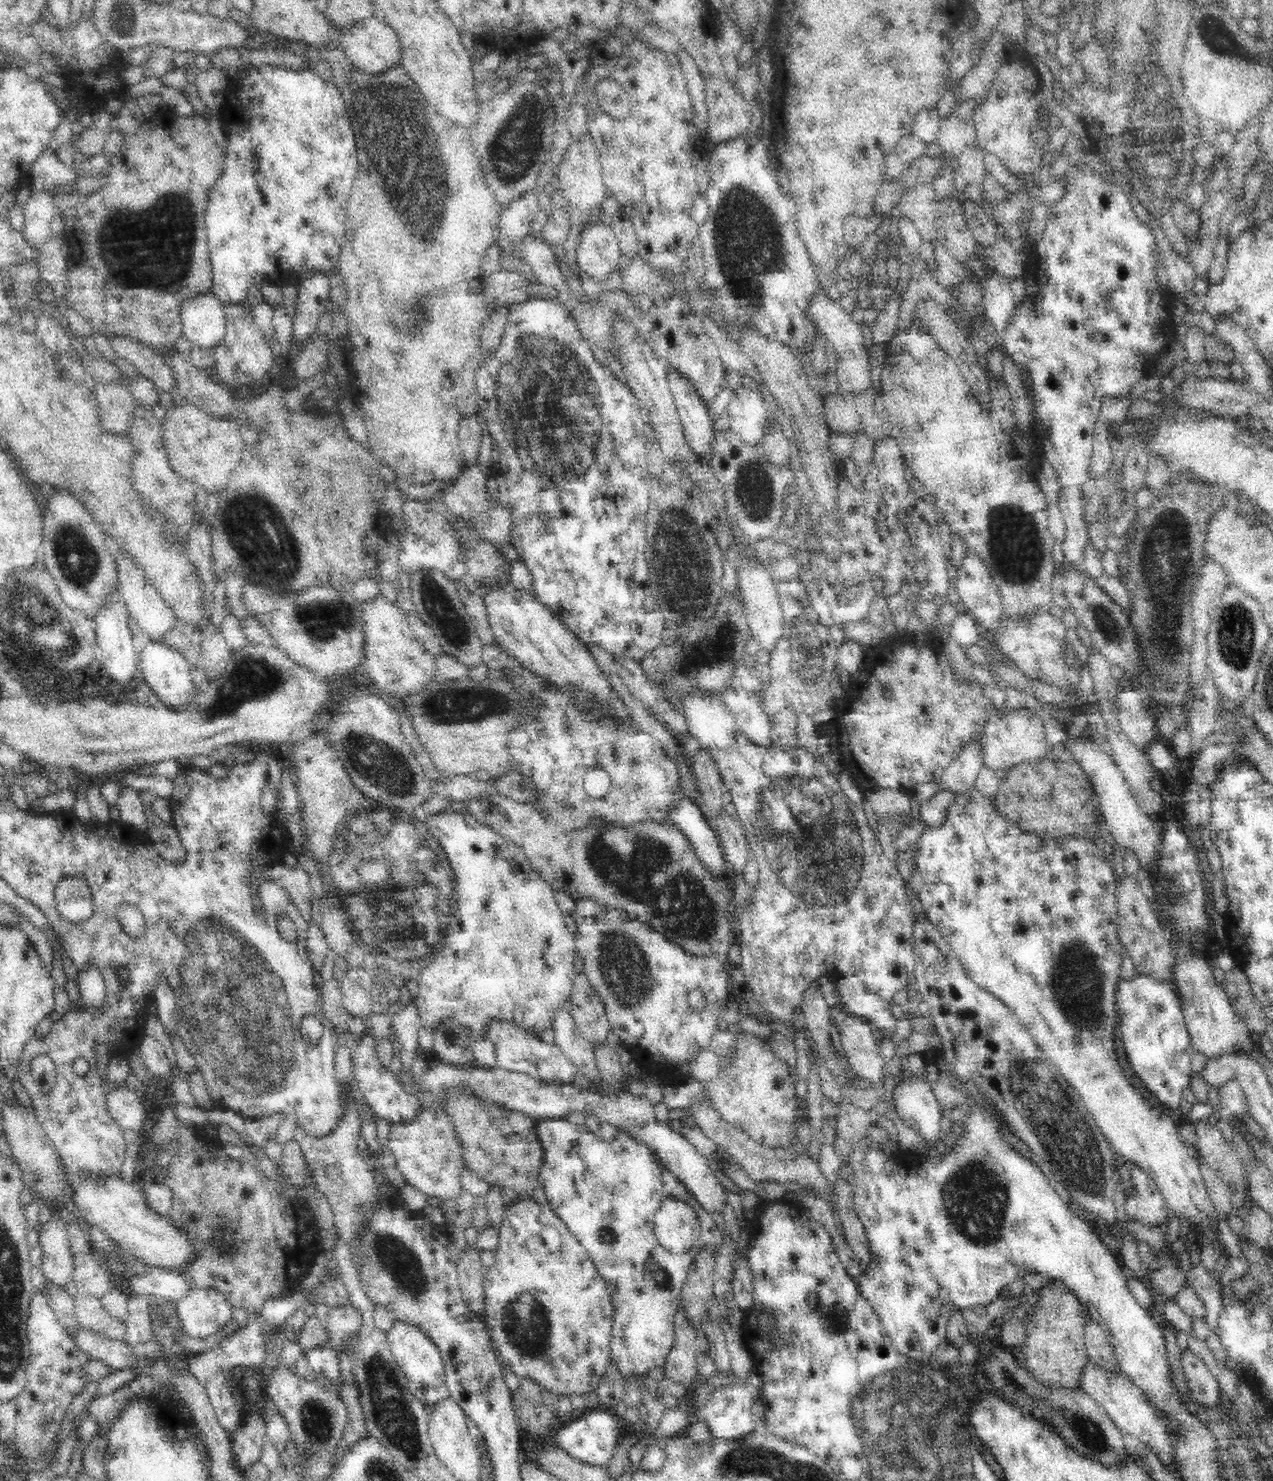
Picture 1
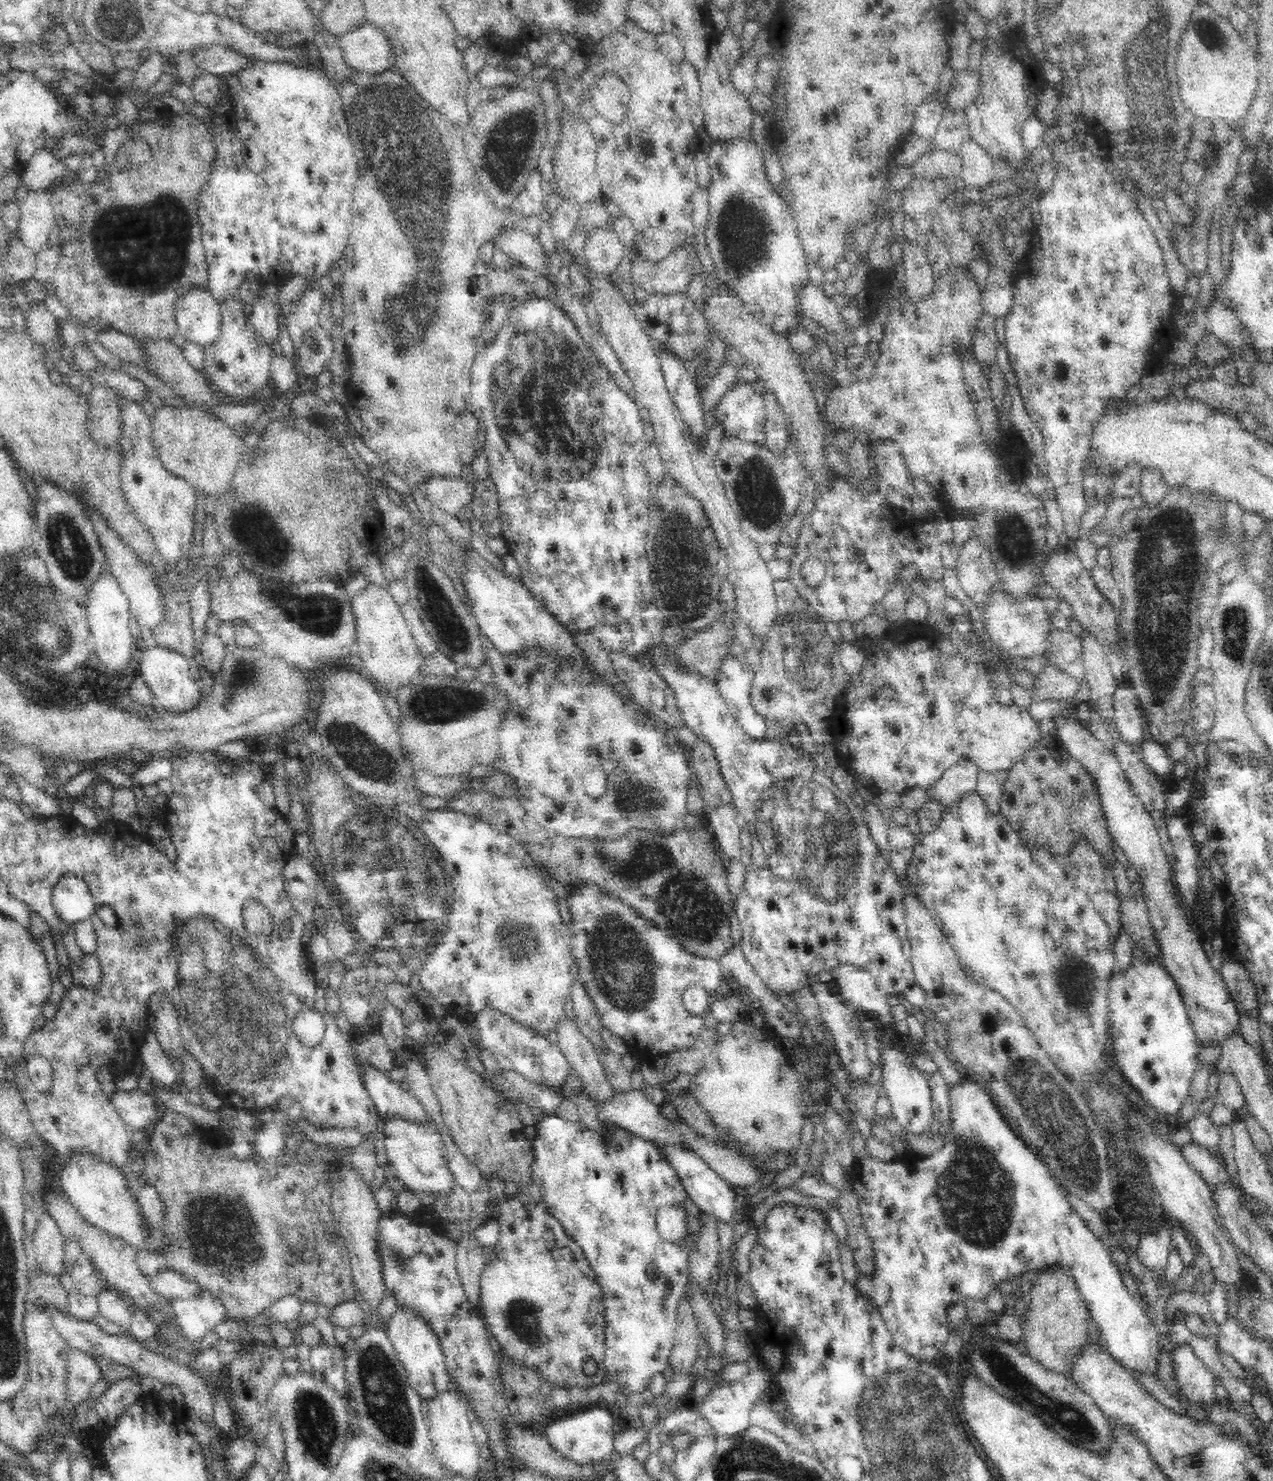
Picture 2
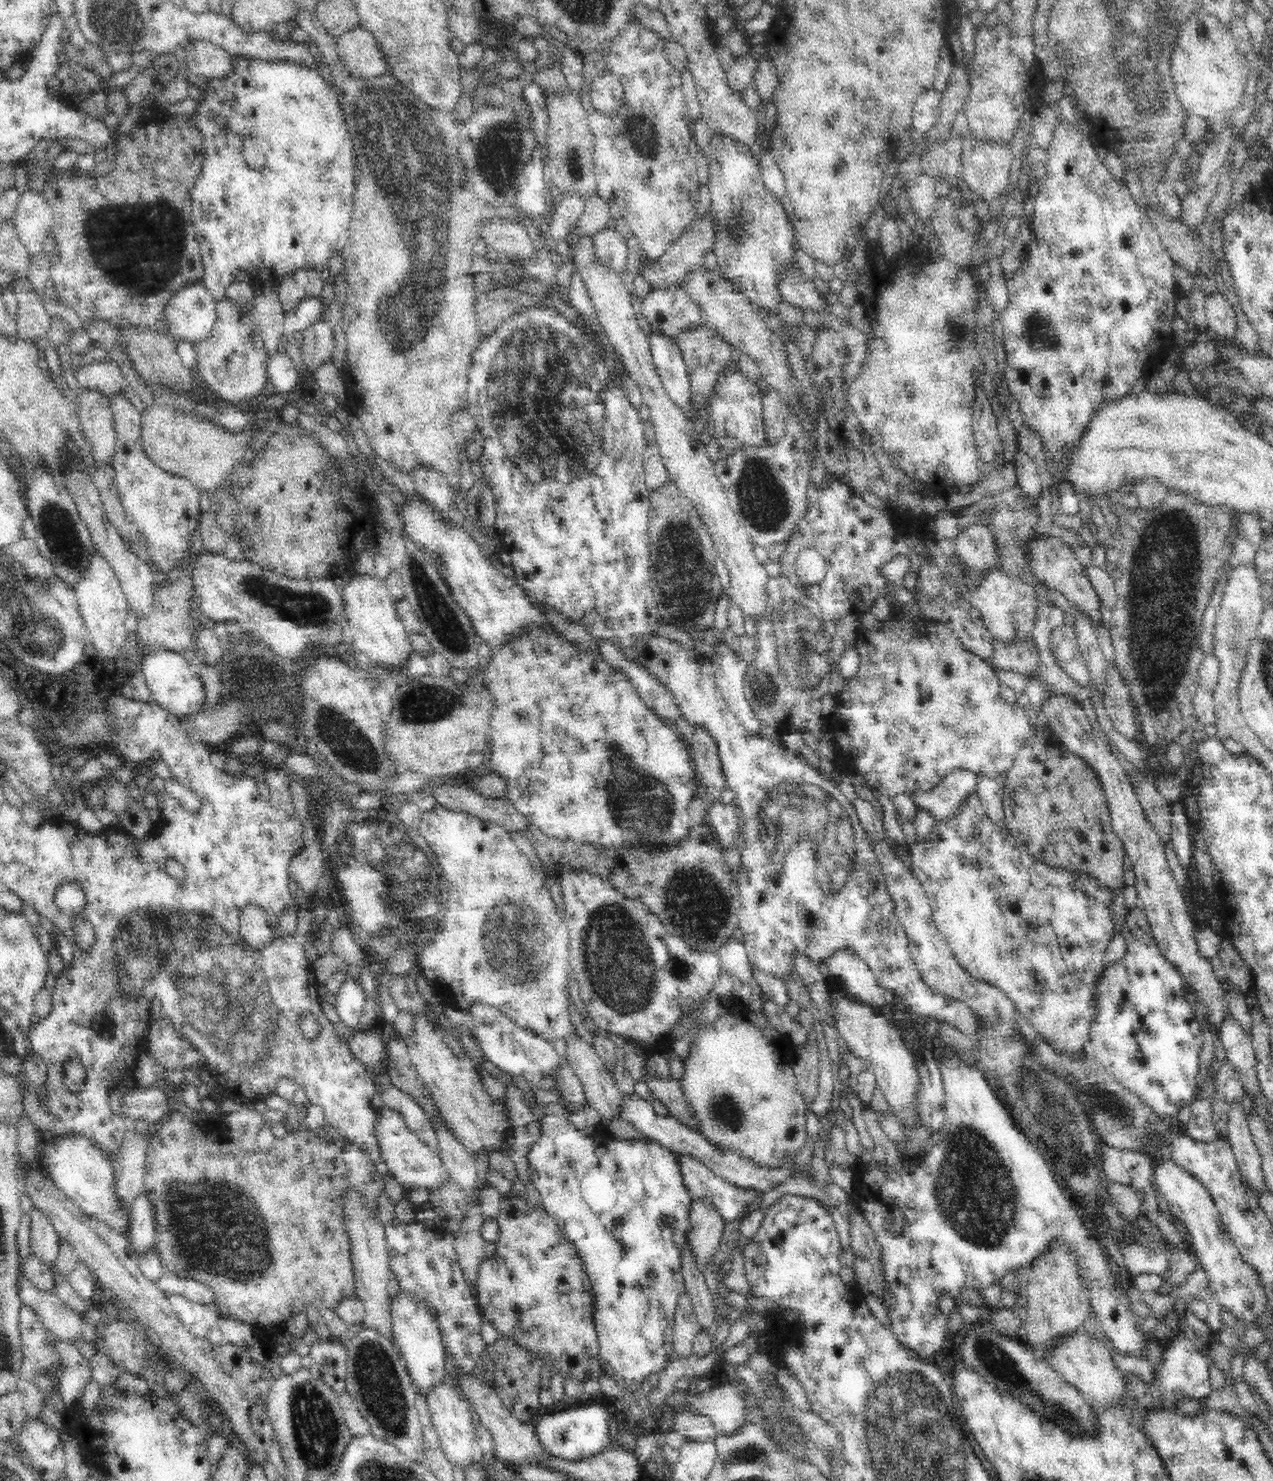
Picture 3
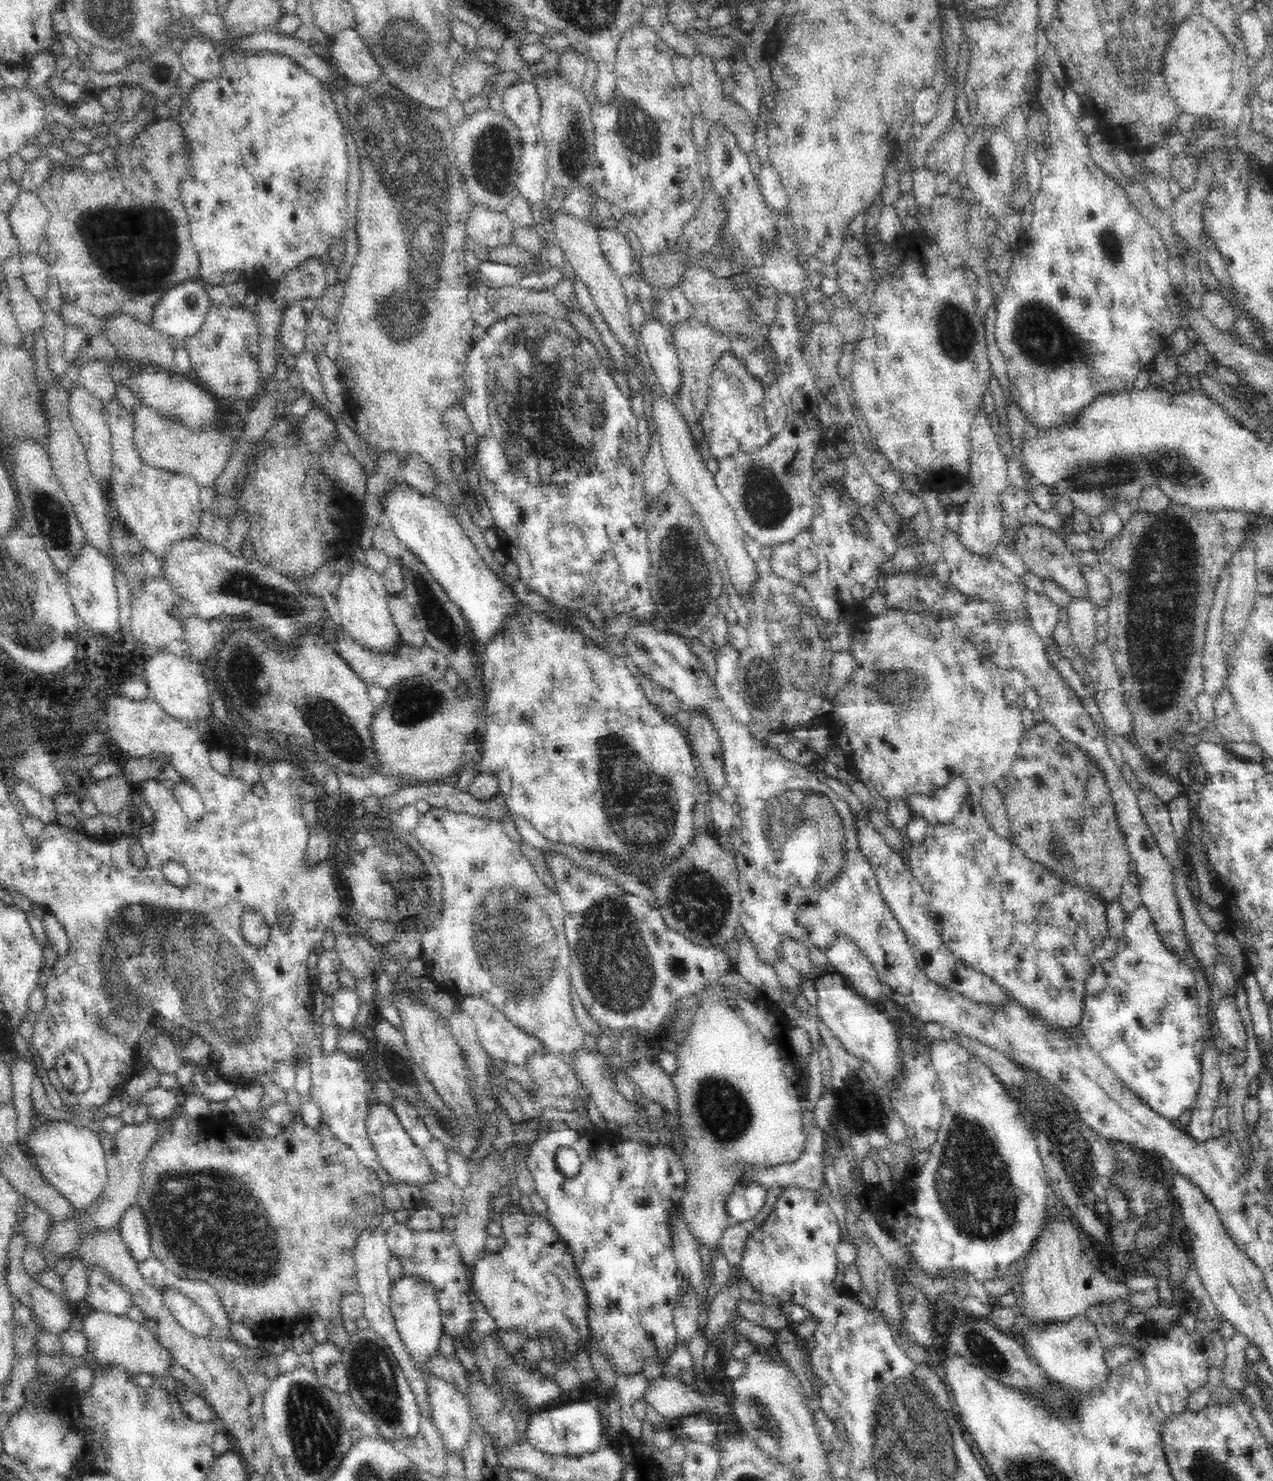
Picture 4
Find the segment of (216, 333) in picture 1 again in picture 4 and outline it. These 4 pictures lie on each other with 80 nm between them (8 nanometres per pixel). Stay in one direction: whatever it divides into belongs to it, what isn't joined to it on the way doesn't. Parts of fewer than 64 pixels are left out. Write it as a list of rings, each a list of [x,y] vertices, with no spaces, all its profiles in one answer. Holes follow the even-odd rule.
[[[198,280],[170,288],[154,308],[154,324],[163,333],[182,341],[202,332],[212,306],[210,294]]]

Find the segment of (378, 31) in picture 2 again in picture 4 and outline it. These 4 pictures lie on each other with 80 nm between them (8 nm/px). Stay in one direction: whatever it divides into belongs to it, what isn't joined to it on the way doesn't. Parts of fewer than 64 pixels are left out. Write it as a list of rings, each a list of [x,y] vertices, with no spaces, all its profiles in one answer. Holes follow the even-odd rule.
[[[354,27],[337,34],[332,42],[329,60],[340,78],[366,86],[384,76],[371,46]]]

